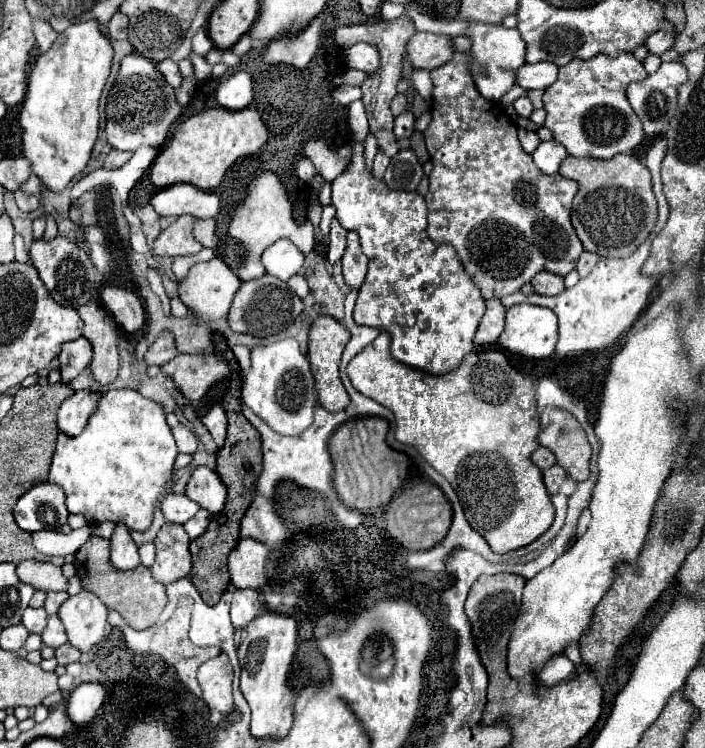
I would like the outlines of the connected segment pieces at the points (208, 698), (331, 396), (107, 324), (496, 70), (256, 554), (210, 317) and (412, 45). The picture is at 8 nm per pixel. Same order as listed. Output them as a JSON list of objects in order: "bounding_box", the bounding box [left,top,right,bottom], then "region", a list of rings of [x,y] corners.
[{"bounding_box":[197,653,233,715],"region":[[[219,653],[217,657],[205,661],[197,671],[197,679],[203,689],[203,701],[209,705],[209,709],[217,709],[223,715],[231,713],[233,669],[229,657],[225,657],[225,653]]]},{"bounding_box":[309,315,351,413],"region":[[[321,315],[319,319],[315,319],[313,329],[309,331],[309,363],[311,363],[311,371],[315,377],[315,389],[319,395],[319,403],[321,407],[333,413],[345,409],[349,403],[349,395],[339,377],[339,361],[341,361],[343,349],[349,339],[351,339],[351,333],[347,333],[347,329],[329,315]]]},{"bounding_box":[79,301,119,387],"region":[[[89,301],[79,309],[79,315],[85,323],[83,337],[91,341],[93,359],[89,363],[91,377],[103,387],[111,385],[117,379],[119,371],[119,351],[117,339],[119,329],[107,311],[97,301]]]},{"bounding_box":[465,21,525,101],"region":[[[469,21],[465,35],[469,35],[471,39],[473,61],[469,63],[469,71],[473,75],[477,91],[489,101],[499,101],[515,85],[515,73],[525,63],[525,43],[519,37],[519,31],[507,29],[503,25]]]},{"bounding_box":[229,539,269,589],"region":[[[241,539],[229,555],[229,585],[233,589],[255,589],[265,585],[265,563],[269,549],[259,541]]]},{"bounding_box":[177,257,241,321],"region":[[[213,257],[207,263],[197,263],[189,269],[189,273],[185,275],[185,279],[181,279],[177,283],[179,287],[179,299],[187,305],[187,309],[191,311],[191,315],[199,321],[217,321],[227,317],[233,295],[237,293],[237,289],[241,287],[239,277],[225,265],[225,261],[221,257]]]},{"bounding_box":[407,31,453,69],"region":[[[417,31],[407,43],[407,59],[413,69],[435,69],[443,65],[453,55],[451,39],[447,35],[435,35],[427,31]]]}]

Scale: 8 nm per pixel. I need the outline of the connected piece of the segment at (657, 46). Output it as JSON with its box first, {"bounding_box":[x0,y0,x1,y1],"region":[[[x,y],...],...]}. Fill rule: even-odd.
{"bounding_box":[645,19,675,55],"region":[[[663,19],[661,25],[659,25],[659,29],[647,37],[645,47],[649,49],[649,53],[661,55],[669,47],[673,47],[673,41],[675,41],[675,29],[673,29],[673,25],[669,25],[669,21]]]}

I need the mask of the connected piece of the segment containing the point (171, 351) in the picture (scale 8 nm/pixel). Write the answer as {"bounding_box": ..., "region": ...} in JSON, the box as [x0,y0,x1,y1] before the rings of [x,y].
{"bounding_box":[143,335,177,365],"region":[[[159,335],[155,339],[155,343],[147,349],[147,353],[143,355],[143,363],[145,365],[165,365],[167,361],[171,361],[173,357],[177,355],[175,351],[175,343],[173,343],[173,337],[171,335]]]}

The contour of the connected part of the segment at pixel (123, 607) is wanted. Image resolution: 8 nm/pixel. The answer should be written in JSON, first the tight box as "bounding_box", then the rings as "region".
{"bounding_box":[75,537,167,629],"region":[[[91,537],[79,551],[75,559],[77,575],[83,581],[83,589],[93,591],[109,609],[115,609],[133,629],[149,629],[157,623],[163,607],[167,605],[165,585],[153,579],[151,571],[143,565],[131,571],[117,571],[109,565],[109,539]]]}

